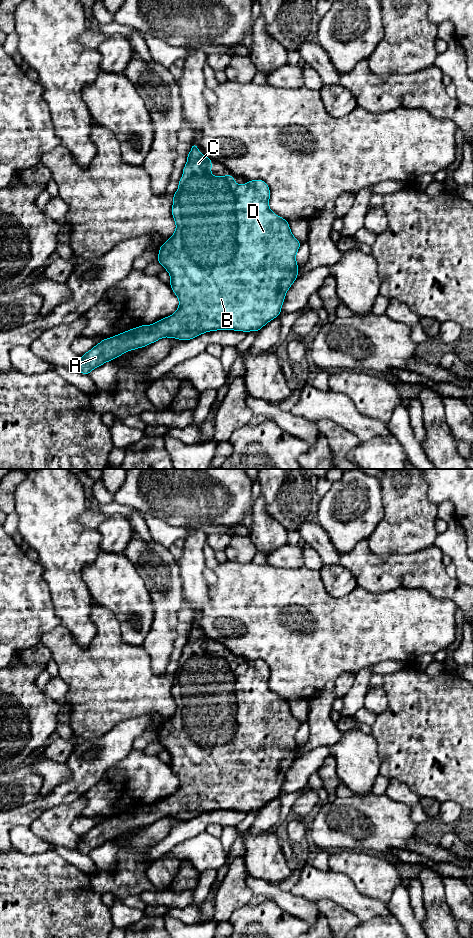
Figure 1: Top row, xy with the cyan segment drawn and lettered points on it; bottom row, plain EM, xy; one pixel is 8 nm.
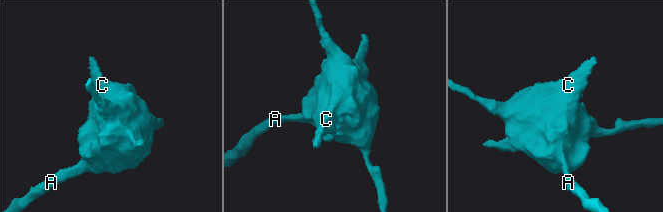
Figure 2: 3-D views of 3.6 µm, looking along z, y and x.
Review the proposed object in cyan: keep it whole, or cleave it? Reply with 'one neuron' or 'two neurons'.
one neuron

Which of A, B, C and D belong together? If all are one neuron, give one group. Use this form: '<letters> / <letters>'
A B C D

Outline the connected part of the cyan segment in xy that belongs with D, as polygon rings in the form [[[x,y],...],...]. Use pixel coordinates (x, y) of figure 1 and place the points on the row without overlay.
[[[195,622],[191,624],[192,630],[187,635],[187,643],[183,650],[183,657],[178,661],[179,668],[175,672],[173,678],[172,695],[176,703],[176,711],[159,728],[160,733],[157,736],[157,741],[162,744],[166,751],[170,754],[170,766],[179,779],[179,787],[176,792],[166,798],[160,799],[152,805],[141,805],[137,808],[130,809],[116,816],[106,818],[98,823],[95,827],[89,830],[84,835],[80,836],[79,845],[77,851],[82,854],[89,855],[89,853],[101,846],[102,844],[116,839],[127,831],[139,829],[145,827],[151,823],[163,817],[176,818],[179,820],[191,820],[203,813],[216,810],[235,810],[235,811],[259,811],[269,801],[278,797],[281,794],[281,787],[285,780],[285,774],[291,767],[293,762],[298,757],[298,745],[296,743],[296,733],[301,726],[299,722],[291,713],[289,703],[287,700],[280,696],[277,696],[269,688],[270,670],[267,663],[261,659],[247,661],[246,665],[235,664],[235,659],[231,655],[224,655],[223,657],[217,657],[211,655],[212,642],[211,639],[202,635]]]

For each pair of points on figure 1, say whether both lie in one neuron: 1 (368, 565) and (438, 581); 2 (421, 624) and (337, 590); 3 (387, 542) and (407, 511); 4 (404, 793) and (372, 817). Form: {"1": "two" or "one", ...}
{"1": "one", "2": "two", "3": "one", "4": "two"}

